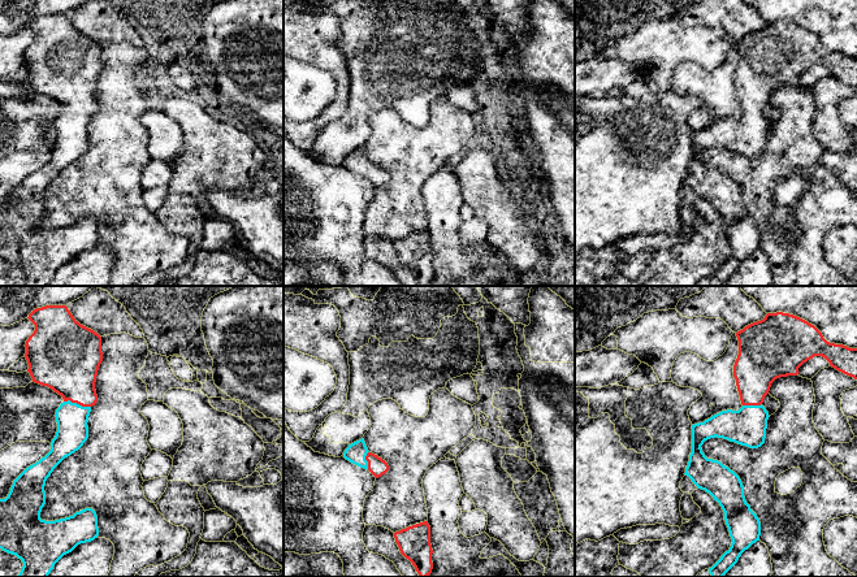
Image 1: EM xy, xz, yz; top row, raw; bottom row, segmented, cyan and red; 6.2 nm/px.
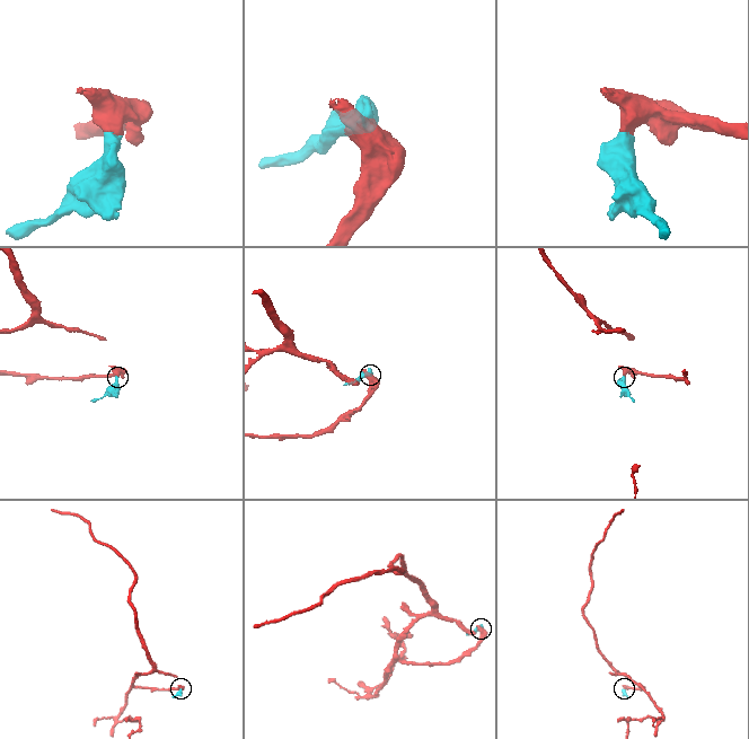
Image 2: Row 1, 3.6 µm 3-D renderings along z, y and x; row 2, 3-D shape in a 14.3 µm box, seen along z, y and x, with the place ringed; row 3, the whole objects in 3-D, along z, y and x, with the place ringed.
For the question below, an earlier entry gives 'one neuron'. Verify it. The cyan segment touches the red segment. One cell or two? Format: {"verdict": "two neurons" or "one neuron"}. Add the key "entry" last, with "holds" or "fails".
{"verdict": "one neuron", "entry": "holds"}

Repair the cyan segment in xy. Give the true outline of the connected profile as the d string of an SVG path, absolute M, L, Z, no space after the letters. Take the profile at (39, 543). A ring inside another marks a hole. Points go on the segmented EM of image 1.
M46 305L34 309L27 317L35 330L26 340L25 357L33 382L52 389L64 402L56 409L57 431L51 451L27 467L14 481L5 499L0 499L0 548L16 555L23 567L18 577L48 577L55 564L78 545L91 542L99 535L98 516L85 508L73 516L46 521L40 519L46 504L46 481L53 469L78 451L88 438L88 416L96 404L95 382L103 361L101 337L81 325L66 305Z

